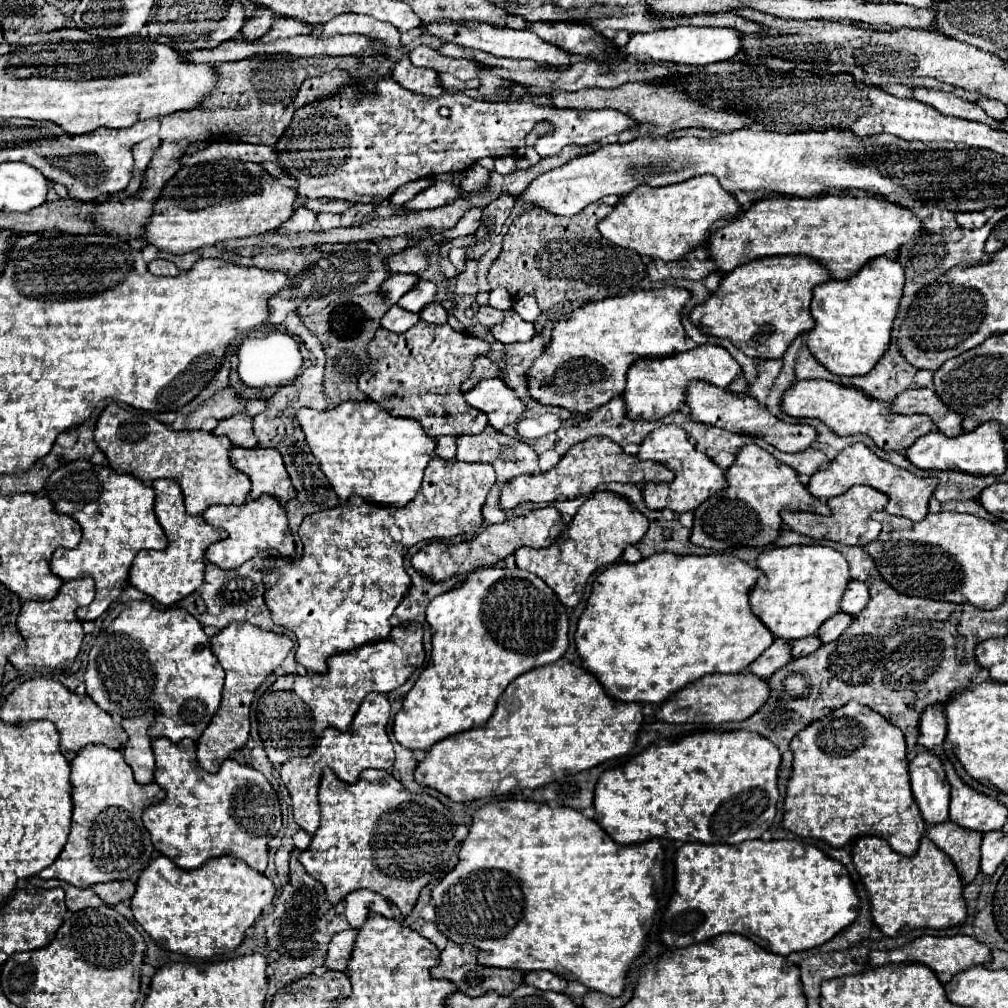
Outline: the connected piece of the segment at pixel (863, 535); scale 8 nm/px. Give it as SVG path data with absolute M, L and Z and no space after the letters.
M853 486L851 490L847 490L841 496L829 498L829 508L833 510L831 516L819 516L819 514L809 514L809 512L789 512L783 510L781 518L787 526L791 526L795 532L811 536L811 538L829 538L835 542L843 542L849 546L865 546L871 540L875 540L881 532L881 522L873 520L871 514L875 510L883 510L885 504L889 502L887 494L873 490L869 486Z

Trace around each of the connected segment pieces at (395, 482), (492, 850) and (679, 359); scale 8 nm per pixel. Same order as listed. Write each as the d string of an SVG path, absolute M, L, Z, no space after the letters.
M371 400L353 402L351 406L353 408L339 406L329 412L313 408L301 408L297 412L297 420L301 422L319 468L343 500L351 494L359 494L367 502L383 506L409 504L421 488L423 470L433 458L437 442L429 438L413 418L389 416Z
M507 800L507 802L487 804L473 814L473 826L469 828L469 834L463 840L459 850L459 864L433 888L431 896L437 910L435 924L439 926L439 930L457 944L473 944L475 948L479 948L481 950L479 962L483 966L515 968L523 972L549 970L549 972L555 972L557 976L563 976L565 980L577 980L585 984L589 990L597 990L609 996L619 996L623 994L623 986L627 984L627 970L631 968L635 958L639 958L639 954L643 954L643 950L647 950L649 946L647 940L653 928L653 916L659 906L657 890L663 890L663 886L665 886L663 846L657 838L641 844L619 846L607 836L607 832L595 820L585 818L575 808L567 808L567 806L549 808L547 804L531 802L531 800Z
M715 344L697 346L665 358L641 358L627 372L627 386L623 392L627 414L633 420L659 420L685 406L687 384L691 380L707 380L719 388L727 388L739 374L741 366L737 360L723 346Z

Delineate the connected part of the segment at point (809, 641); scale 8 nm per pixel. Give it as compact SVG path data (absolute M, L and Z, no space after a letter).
M817 636L811 638L799 638L799 640L791 640L791 654L793 658L801 658L801 656L809 656L815 650L819 650L823 646L823 642Z

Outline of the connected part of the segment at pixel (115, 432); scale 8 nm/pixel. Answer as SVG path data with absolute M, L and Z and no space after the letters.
M115 402L99 416L95 442L115 472L131 474L145 484L151 484L157 478L175 480L183 490L185 508L191 516L203 514L211 504L243 504L251 490L251 480L229 462L233 444L225 436L203 430L175 432L149 414L125 410Z

